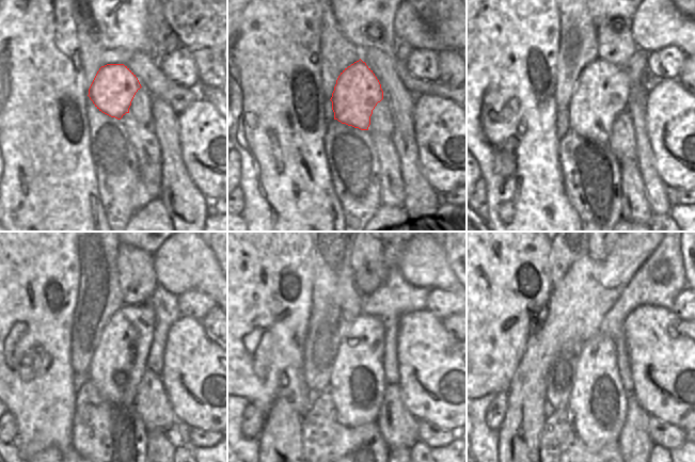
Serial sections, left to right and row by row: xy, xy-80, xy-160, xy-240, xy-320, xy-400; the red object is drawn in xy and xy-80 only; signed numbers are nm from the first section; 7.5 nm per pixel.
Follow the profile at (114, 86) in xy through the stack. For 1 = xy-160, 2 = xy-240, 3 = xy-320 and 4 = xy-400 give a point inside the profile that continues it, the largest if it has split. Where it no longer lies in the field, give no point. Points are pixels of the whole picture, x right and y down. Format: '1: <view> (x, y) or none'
1: xy-160 (600, 94)
2: xy-240 (119, 361)
3: xy-320 (357, 384)
4: xy-400 (598, 402)

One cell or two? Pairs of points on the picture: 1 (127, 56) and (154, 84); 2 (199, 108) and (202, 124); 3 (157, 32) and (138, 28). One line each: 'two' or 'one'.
1: one
2: one
3: two

